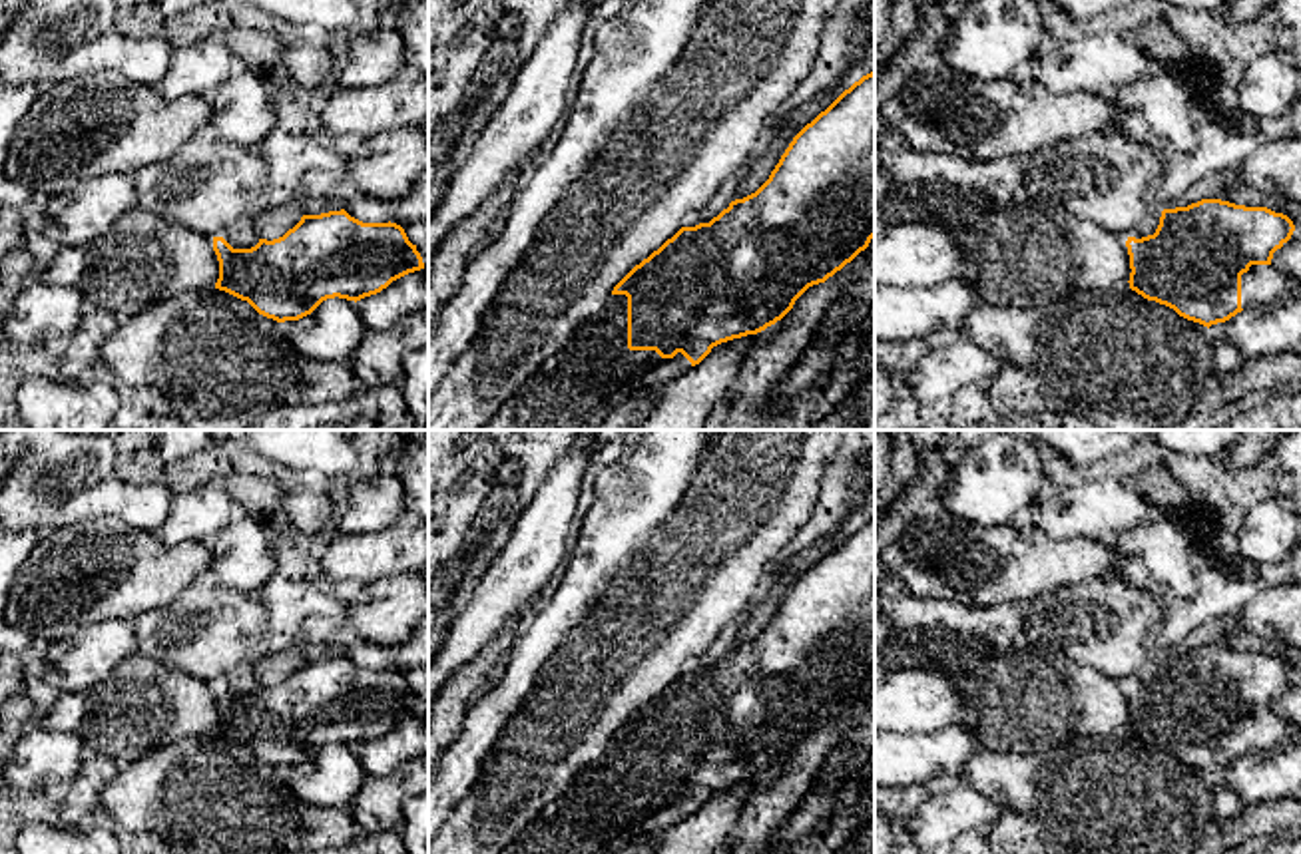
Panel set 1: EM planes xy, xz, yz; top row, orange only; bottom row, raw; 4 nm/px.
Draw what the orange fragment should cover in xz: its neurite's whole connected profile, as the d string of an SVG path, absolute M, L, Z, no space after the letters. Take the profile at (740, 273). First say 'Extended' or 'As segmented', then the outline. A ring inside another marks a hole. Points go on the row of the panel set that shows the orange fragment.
Extended. M875 72L845 90L789 143L769 179L709 223L681 227L636 265L604 309L552 354L496 412L484 430L598 430L634 398L650 406L659 390L699 364L713 346L757 334L781 320L813 285L825 283L875 237Z

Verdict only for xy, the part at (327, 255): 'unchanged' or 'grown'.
unchanged

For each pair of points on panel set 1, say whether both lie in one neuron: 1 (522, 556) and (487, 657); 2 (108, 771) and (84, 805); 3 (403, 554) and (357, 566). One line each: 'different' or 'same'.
1: different
2: same
3: same

